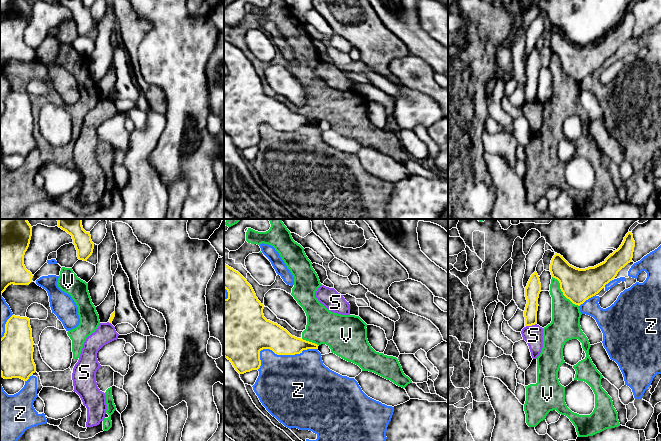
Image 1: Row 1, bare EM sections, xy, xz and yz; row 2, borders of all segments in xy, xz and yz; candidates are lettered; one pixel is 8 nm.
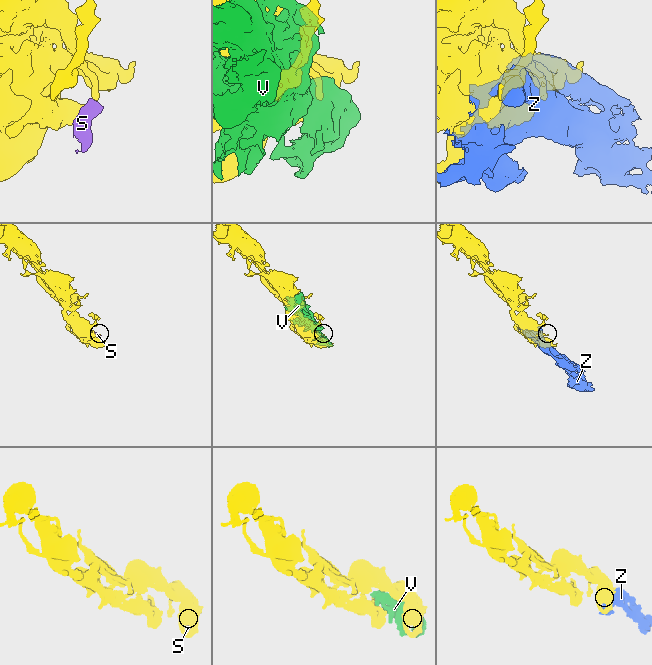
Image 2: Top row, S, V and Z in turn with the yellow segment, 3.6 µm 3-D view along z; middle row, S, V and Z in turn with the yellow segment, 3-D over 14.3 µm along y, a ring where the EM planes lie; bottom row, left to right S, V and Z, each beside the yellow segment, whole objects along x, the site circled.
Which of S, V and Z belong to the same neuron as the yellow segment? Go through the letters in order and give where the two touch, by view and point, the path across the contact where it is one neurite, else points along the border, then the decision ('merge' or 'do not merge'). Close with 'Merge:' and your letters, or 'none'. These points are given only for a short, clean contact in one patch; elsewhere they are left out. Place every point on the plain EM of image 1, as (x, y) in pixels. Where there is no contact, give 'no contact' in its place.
S: meets yellow in yz at (530, 101); border along yz (535, 99), (526, 102); do not merge
V: meets yellow in yz at (562, 67); do not merge
Z: meets yellow in xz at (279, 130); do not merge
Merge: none

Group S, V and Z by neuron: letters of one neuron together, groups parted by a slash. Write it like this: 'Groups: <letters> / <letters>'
Groups: S Z / V

